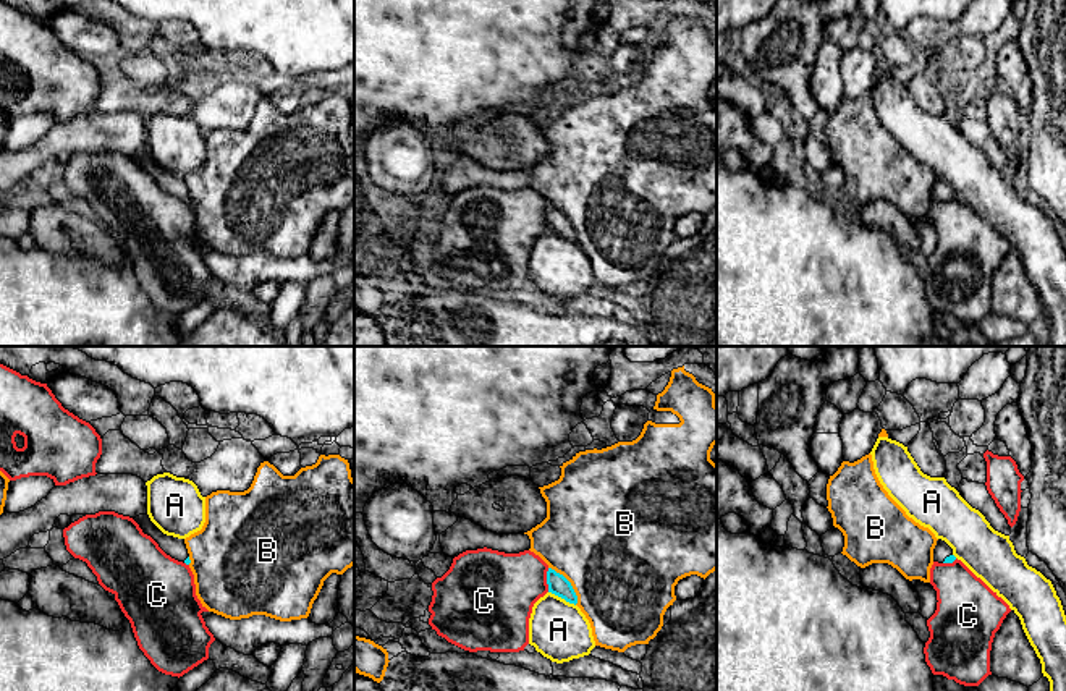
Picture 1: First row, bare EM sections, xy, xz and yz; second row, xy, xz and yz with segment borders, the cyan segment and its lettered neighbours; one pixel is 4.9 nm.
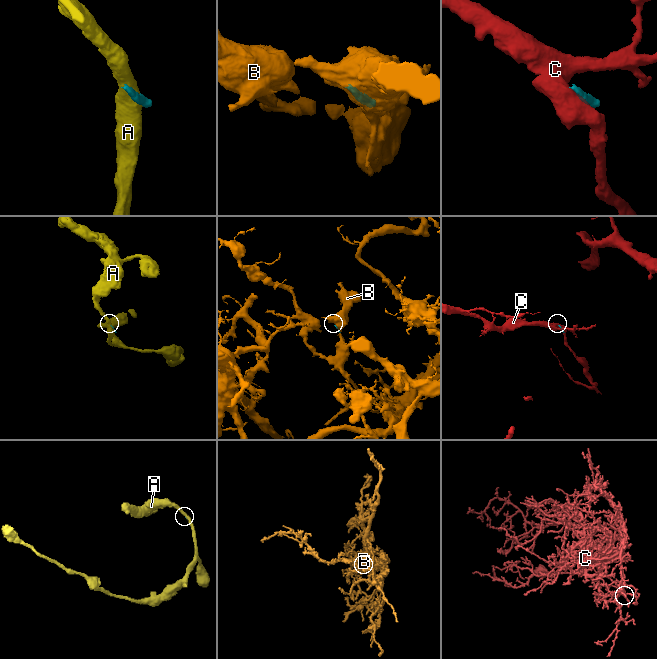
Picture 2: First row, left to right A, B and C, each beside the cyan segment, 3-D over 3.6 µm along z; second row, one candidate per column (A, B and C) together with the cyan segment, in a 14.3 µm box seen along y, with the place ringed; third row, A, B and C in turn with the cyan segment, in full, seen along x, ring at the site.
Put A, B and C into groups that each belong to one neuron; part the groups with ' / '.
A / B / C

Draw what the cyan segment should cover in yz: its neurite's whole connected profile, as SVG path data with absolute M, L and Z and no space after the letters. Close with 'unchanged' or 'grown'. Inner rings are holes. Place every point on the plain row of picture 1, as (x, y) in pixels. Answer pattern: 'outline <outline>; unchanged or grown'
outline M938 176L933 186L933 199L953 201L954 197L953 186L945 178Z; grown

